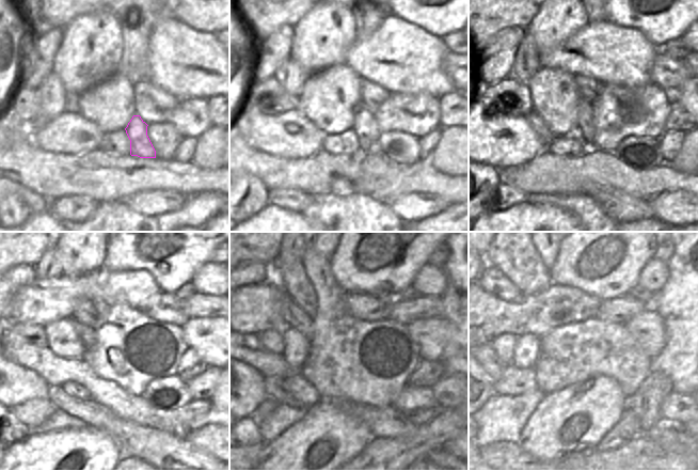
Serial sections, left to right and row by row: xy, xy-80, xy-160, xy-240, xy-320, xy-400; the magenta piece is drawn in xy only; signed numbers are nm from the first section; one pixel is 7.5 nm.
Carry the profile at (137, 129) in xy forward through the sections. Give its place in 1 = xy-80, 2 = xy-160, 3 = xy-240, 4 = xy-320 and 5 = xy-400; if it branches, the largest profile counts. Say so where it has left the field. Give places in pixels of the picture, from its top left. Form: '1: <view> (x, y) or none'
1: xy-80 (365, 126)
2: xy-160 (585, 129)
3: xy-240 (88, 335)
4: xy-320 (294, 316)
5: xy-400 (491, 280)

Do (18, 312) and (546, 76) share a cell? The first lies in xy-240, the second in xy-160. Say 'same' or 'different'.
different

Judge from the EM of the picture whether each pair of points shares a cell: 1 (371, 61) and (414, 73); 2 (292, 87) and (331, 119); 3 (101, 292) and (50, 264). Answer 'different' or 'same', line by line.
1: same
2: different
3: different

